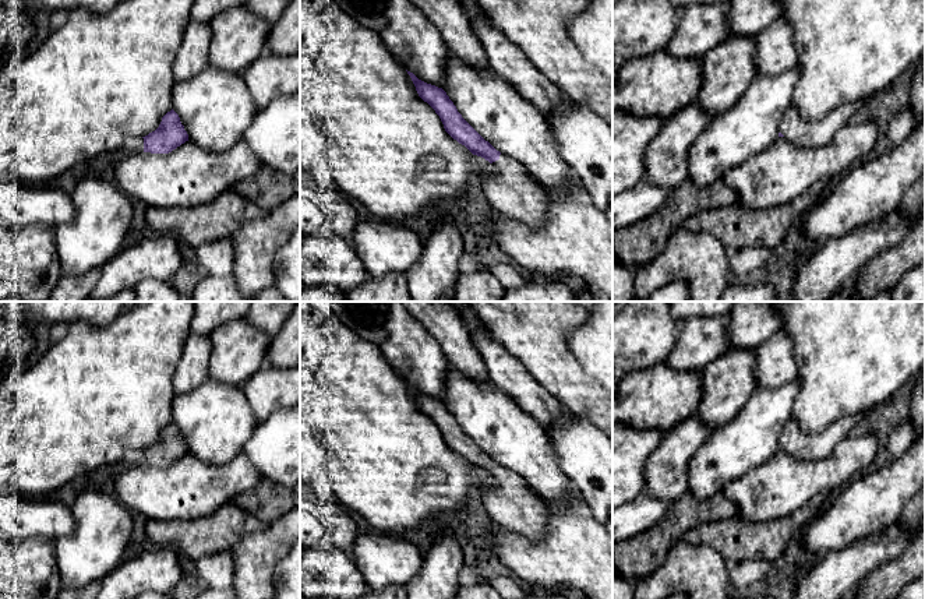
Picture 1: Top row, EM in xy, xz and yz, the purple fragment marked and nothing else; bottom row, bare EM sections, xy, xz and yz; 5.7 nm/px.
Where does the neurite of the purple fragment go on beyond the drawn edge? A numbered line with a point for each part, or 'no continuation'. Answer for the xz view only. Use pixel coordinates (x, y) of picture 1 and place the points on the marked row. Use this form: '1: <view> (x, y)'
1: xz (509, 190)

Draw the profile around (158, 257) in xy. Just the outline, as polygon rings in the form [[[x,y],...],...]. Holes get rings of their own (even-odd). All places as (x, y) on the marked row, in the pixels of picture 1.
[[[146,233],[127,244],[100,268],[91,299],[110,299],[146,279],[170,282],[183,264],[181,243],[166,235]]]

